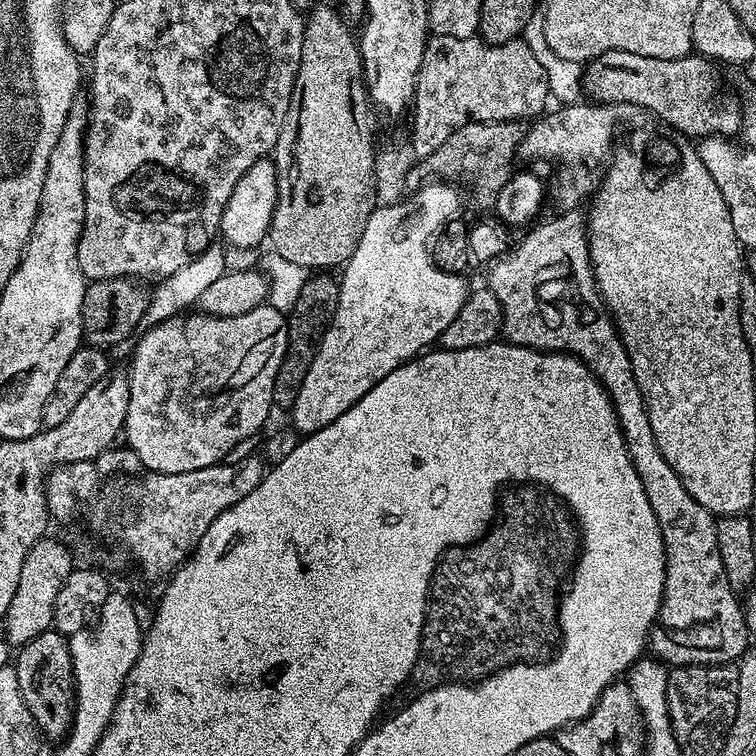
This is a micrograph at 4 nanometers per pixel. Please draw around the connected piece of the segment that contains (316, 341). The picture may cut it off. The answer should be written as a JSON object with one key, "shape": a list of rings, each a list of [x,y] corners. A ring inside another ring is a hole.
{"shape":[[[332,274],[309,275],[308,281],[302,286],[298,302],[287,317],[288,345],[278,366],[278,374],[274,378],[272,402],[277,409],[291,410],[294,406],[298,398],[298,390],[302,390],[306,370],[310,370],[310,362],[314,362],[314,354],[320,344],[320,337],[324,335],[326,322],[331,320],[336,312],[339,297],[340,285],[337,277]]]}

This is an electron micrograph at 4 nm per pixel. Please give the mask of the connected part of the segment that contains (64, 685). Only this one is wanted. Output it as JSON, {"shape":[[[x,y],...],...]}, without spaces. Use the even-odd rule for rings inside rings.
{"shape":[[[49,630],[38,634],[38,638],[34,638],[29,644],[23,645],[17,652],[20,653],[17,656],[15,653],[14,667],[18,674],[18,686],[22,690],[22,698],[34,718],[37,729],[47,739],[48,736],[52,739],[49,741],[63,741],[64,737],[72,731],[72,726],[76,718],[76,679],[74,678],[74,670],[72,669],[72,655],[70,654],[68,637],[62,632]]]}

